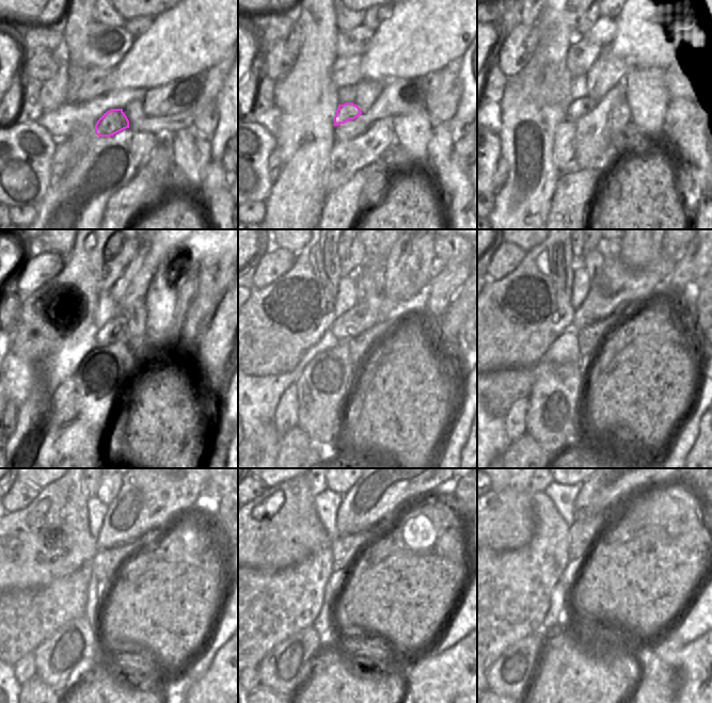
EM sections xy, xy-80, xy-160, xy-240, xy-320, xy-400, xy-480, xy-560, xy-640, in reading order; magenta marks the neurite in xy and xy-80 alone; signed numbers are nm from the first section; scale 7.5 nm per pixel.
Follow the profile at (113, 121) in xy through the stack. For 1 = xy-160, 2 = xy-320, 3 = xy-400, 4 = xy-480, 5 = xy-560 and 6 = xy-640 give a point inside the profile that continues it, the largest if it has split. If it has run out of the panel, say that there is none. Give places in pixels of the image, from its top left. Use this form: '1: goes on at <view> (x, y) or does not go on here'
1: goes on at xy-160 (579, 107)
2: goes on at xy-320 (366, 313)
3: goes on at xy-400 (616, 286)
4: goes on at xy-480 (160, 490)
5: goes on at xy-560 (386, 490)
6: goes on at xy-640 (611, 490)

